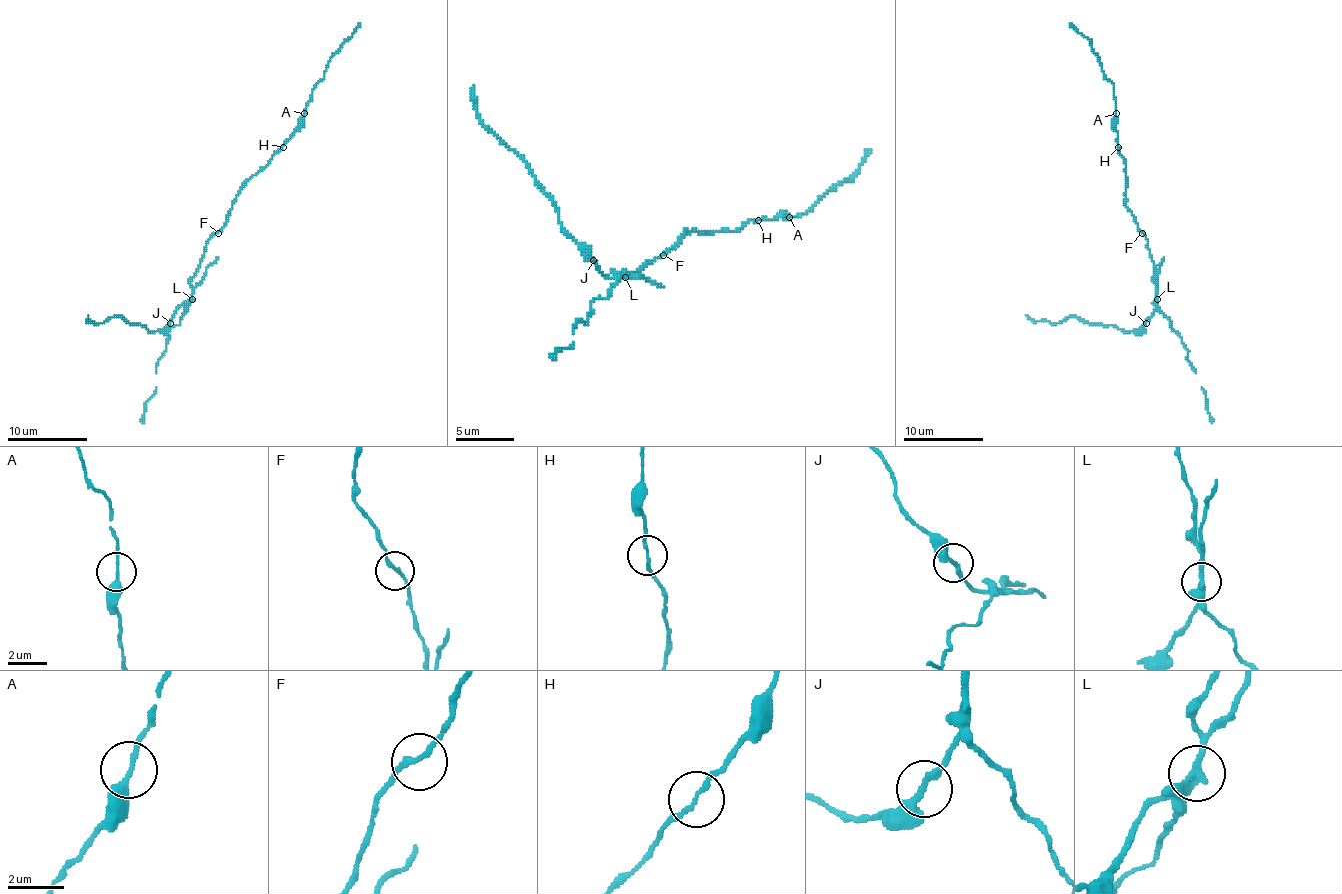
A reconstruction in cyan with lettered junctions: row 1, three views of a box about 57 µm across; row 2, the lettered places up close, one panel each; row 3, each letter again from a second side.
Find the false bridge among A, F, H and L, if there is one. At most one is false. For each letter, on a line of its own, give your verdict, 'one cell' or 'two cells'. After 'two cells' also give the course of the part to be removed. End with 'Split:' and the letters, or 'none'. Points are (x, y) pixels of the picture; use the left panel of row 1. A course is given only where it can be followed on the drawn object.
A: one cell
F: one cell
H: one cell
L: two cells | (192, 299), (158, 331), (128, 323), (120, 317), (94, 323), (88, 315)
Split: L

